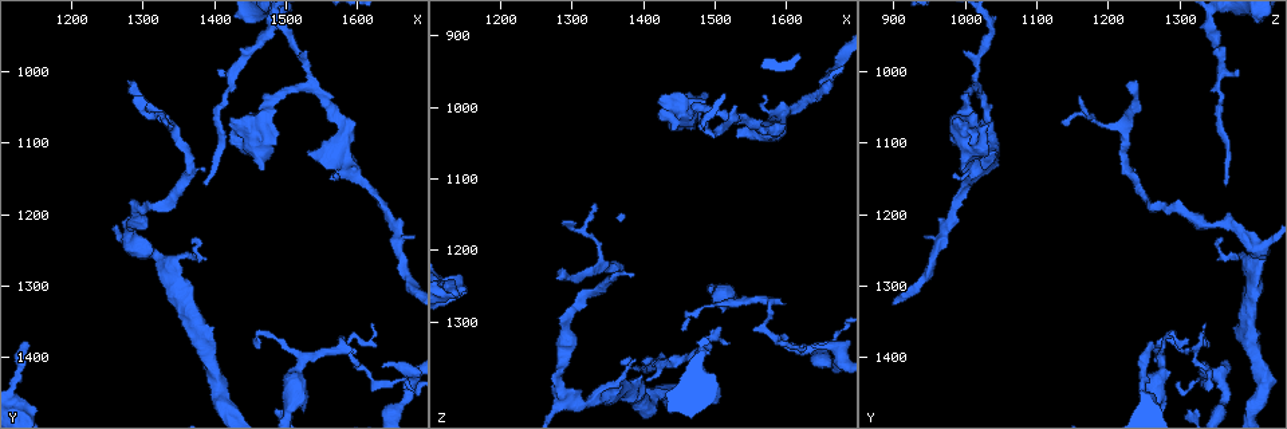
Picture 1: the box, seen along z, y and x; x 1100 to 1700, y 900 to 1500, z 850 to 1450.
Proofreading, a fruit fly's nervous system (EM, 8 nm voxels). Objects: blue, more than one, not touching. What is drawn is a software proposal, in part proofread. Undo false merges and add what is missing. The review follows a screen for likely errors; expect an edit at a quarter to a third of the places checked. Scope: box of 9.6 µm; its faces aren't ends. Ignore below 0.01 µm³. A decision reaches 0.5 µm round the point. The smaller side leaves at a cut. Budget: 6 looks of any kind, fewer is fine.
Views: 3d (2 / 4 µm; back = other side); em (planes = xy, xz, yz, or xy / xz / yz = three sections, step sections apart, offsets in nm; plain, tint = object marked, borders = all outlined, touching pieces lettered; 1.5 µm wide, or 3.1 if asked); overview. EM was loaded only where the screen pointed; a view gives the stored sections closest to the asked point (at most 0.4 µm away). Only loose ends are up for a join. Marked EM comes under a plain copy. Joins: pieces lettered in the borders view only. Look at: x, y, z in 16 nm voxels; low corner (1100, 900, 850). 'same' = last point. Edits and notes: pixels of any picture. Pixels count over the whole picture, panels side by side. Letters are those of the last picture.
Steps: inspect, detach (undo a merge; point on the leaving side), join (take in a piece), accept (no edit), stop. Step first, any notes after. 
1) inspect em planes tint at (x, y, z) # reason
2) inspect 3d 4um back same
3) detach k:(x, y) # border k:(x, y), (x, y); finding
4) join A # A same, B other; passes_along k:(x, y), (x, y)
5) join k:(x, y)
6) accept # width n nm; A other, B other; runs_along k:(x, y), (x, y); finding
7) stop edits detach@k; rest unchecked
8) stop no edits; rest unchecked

inspect em xz step 8 tint at (1385, 1160, 1365)

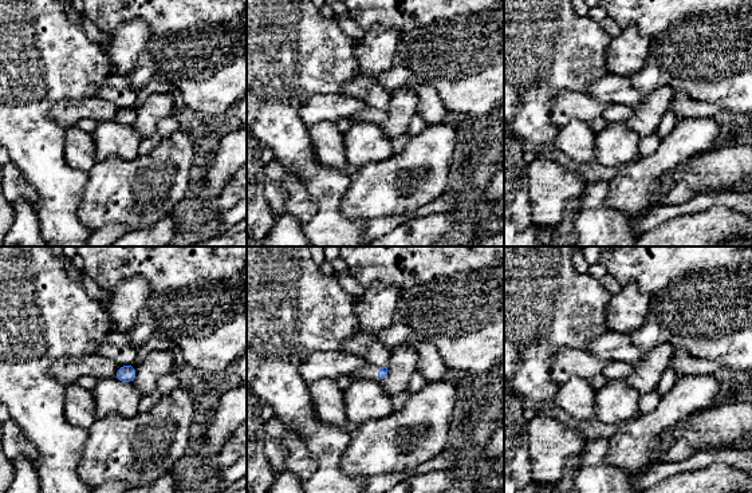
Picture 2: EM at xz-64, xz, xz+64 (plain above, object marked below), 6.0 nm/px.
inspect em planes borders same

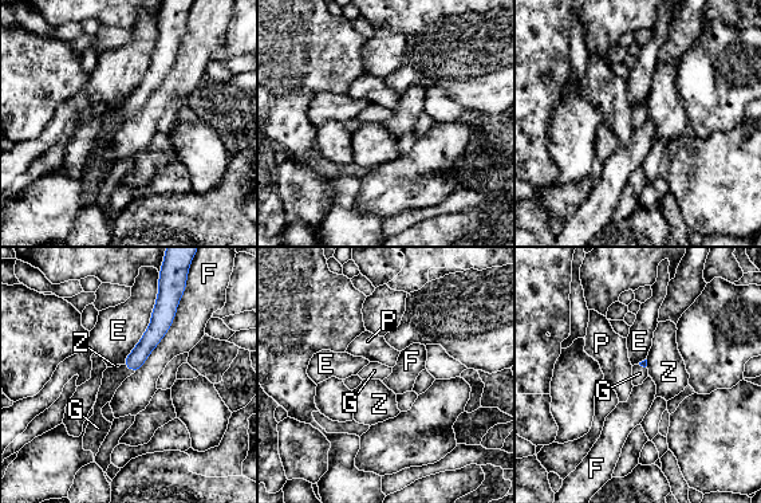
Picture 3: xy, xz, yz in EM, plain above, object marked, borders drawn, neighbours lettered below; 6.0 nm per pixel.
join G # E other, F other, G same, P other, Z other; passes_along 3:(153, 334), (129, 368), (113, 377); it goes on there

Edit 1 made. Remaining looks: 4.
inspect overview # see it whole again

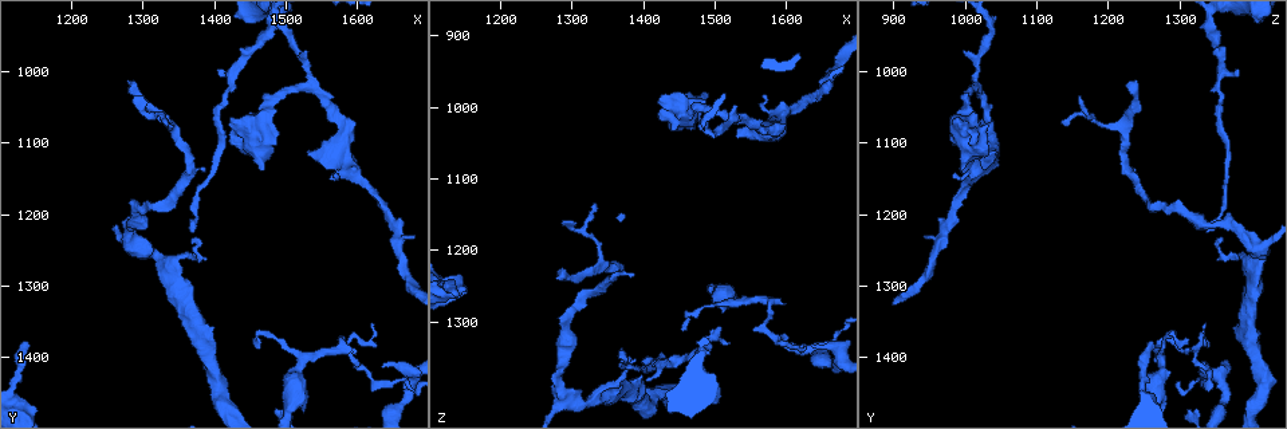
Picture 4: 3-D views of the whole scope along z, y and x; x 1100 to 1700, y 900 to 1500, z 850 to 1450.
inspect em planes borders at (1565, 1150, 980)

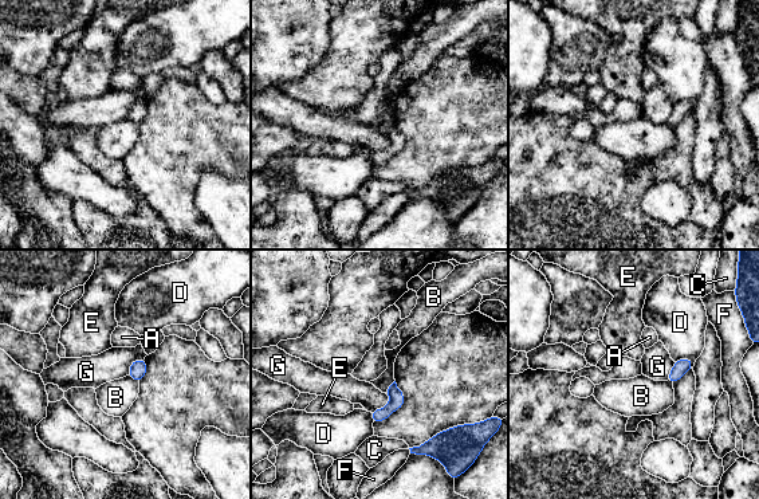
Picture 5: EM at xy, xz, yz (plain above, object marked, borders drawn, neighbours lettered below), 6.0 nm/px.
accept # longest_contact G 160 nm; A other, B other, C other, D other, E other, F other, G other; no lettered piece goes on from it

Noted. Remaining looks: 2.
stop edits join@3; rest unchecked

